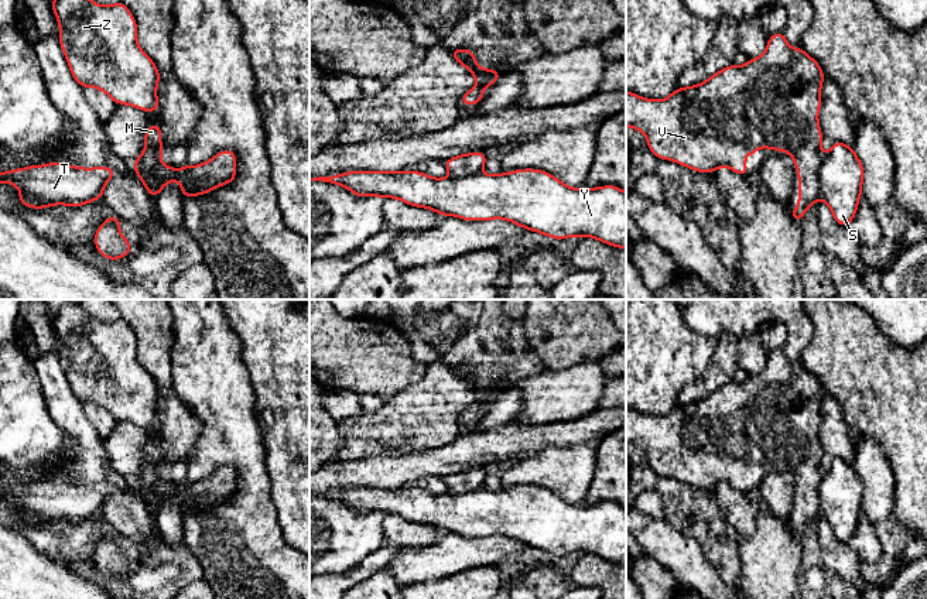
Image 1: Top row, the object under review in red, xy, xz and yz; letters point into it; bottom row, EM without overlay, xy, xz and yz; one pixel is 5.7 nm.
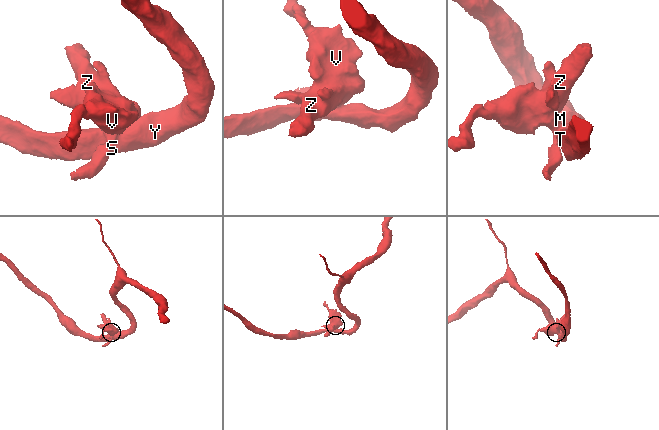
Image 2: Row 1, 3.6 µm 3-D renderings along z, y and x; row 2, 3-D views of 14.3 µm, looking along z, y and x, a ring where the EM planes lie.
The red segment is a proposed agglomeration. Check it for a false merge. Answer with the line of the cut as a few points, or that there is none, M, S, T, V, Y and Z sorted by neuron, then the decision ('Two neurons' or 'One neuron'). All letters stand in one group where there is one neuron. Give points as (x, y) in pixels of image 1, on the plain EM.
Split along yz (824, 472), (818, 485), (818, 513). Groups: M V Z / S T Y. Two neurons

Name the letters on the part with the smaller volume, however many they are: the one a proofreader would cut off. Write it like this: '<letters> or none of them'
M, V, Z

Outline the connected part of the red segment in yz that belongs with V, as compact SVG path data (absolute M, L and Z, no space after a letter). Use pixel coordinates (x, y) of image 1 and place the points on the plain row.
M784 349L769 353L767 364L756 376L748 376L743 383L729 381L699 401L677 404L663 417L644 415L626 408L626 444L633 444L646 452L649 466L659 476L671 476L698 489L715 489L728 483L748 493L745 475L756 470L760 463L784 468L794 476L798 490L798 520L790 528L798 540L805 527L820 514L818 485L824 475L821 468L822 449L818 439L821 424L821 403L825 393L820 380L803 364L791 364Z

